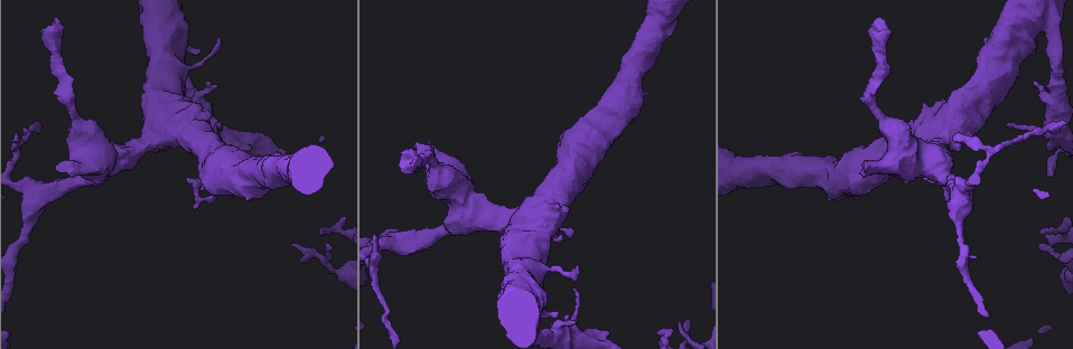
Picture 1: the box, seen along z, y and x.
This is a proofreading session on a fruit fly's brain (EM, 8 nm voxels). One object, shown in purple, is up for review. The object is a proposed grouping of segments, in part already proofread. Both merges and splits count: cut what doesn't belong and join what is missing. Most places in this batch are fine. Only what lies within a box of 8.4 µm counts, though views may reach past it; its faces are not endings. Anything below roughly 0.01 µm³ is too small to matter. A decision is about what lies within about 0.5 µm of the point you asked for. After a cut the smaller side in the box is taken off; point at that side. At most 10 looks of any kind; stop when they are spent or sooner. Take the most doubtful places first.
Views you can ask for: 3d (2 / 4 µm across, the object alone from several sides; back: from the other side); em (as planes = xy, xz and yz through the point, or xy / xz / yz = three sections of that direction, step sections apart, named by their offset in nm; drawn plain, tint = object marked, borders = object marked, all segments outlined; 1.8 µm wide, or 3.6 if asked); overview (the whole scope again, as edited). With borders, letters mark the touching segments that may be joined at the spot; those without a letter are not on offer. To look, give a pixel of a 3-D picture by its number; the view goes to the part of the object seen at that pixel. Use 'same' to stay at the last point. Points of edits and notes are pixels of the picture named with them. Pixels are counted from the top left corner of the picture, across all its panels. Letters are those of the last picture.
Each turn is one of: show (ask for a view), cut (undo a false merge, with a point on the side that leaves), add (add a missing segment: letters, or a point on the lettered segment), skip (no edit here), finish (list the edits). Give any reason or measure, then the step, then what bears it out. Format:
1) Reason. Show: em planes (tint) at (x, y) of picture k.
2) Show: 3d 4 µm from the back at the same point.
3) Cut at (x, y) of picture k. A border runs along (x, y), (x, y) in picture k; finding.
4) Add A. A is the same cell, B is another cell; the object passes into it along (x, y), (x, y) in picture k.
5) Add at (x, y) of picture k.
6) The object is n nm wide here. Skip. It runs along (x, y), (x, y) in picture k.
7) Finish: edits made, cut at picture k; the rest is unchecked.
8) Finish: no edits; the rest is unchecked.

Sharp bend. Show: em xy step 4 (plain) at (943, 187) of picture 1.

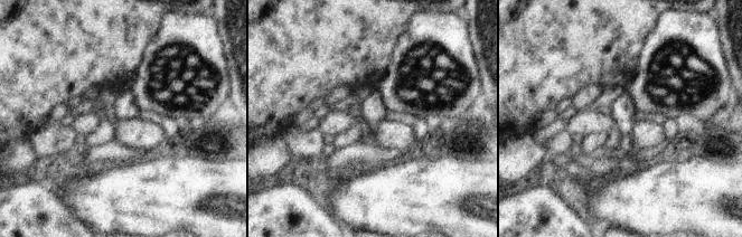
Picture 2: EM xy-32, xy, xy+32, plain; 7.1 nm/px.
See the neighbours. Show: em xy step 4 (borders) at the same point.

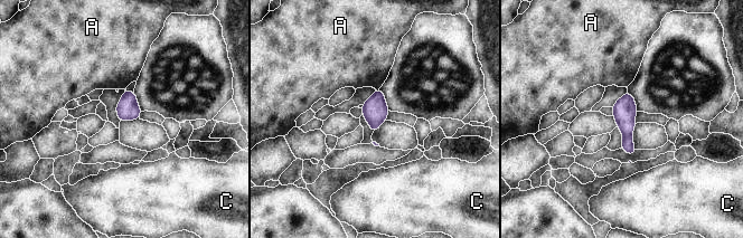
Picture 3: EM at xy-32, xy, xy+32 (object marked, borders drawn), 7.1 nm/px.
The object is 170 nm wide here. Skip. A and C are other cells; a border runs along (375, 88), (378, 89) in picture 3; all the same neuron.

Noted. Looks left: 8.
Show: em 3.6 µm planes (borders) at (219, 123) of picture 1.

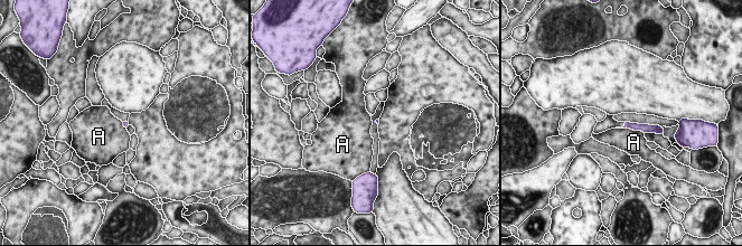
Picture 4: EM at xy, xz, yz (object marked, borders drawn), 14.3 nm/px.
Skip. A is another cell; it runs along (627, 124), (657, 129) in picture 4; no lettered segment goes on from it.

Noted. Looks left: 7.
Tapers out. Show: 3d 2 µm at (326, 243) of picture 1.

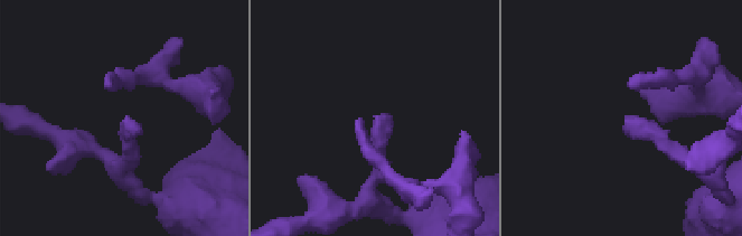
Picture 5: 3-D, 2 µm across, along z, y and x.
Show: em planes (borders) at (376, 117) of picture 5.

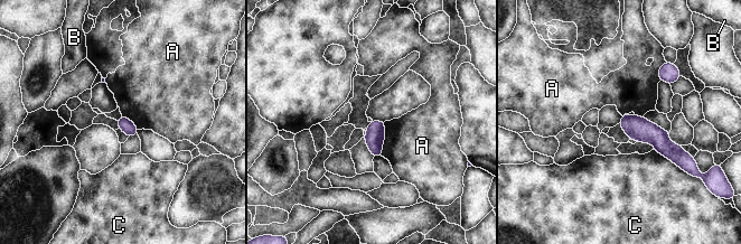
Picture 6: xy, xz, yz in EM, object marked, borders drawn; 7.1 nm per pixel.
Skip. A, B and C are other cells; a border runs along (385, 121), (386, 138), (381, 156) in picture 6; none of them fits.

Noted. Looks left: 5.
Show: em planes (borders) at (57, 20) of picture 1.

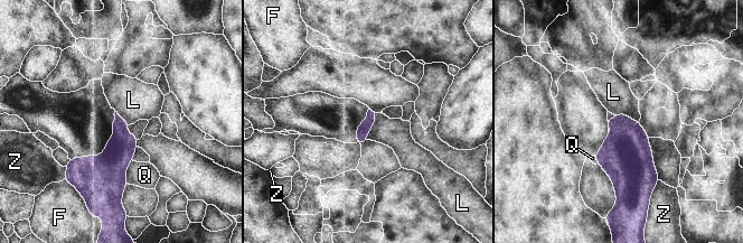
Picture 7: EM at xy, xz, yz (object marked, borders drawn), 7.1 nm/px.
Skip. F, L, Q and Z are other cells; a border runs along (375, 113), (373, 127), (366, 139) in picture 7; none of them fits.

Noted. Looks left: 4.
Finish: no edits; the rest is unchecked.

